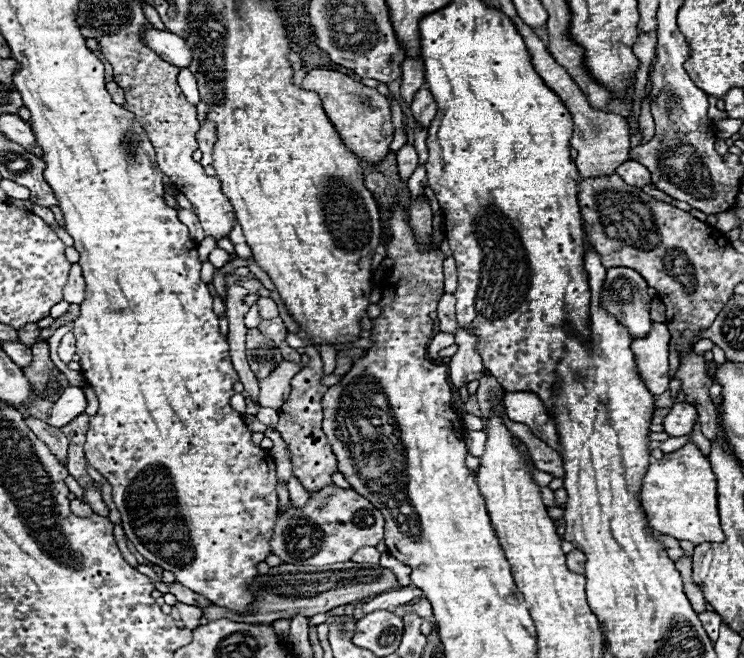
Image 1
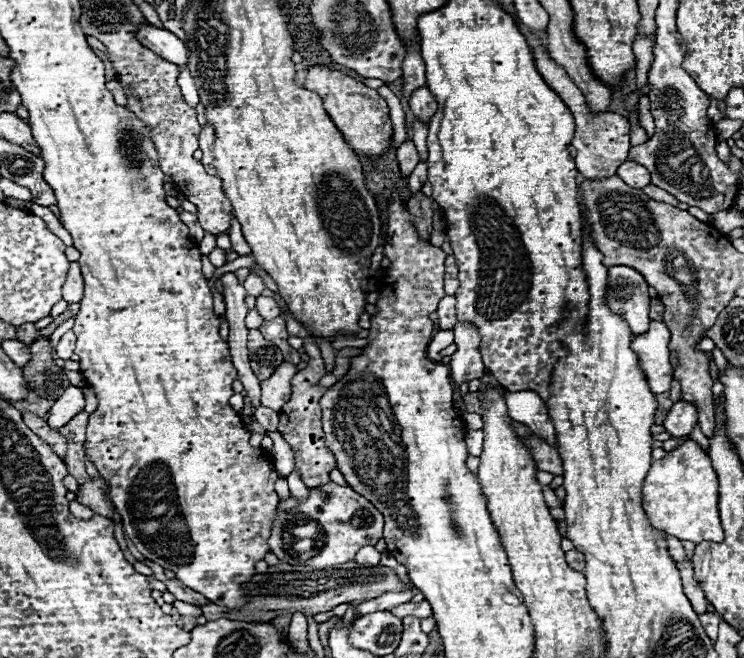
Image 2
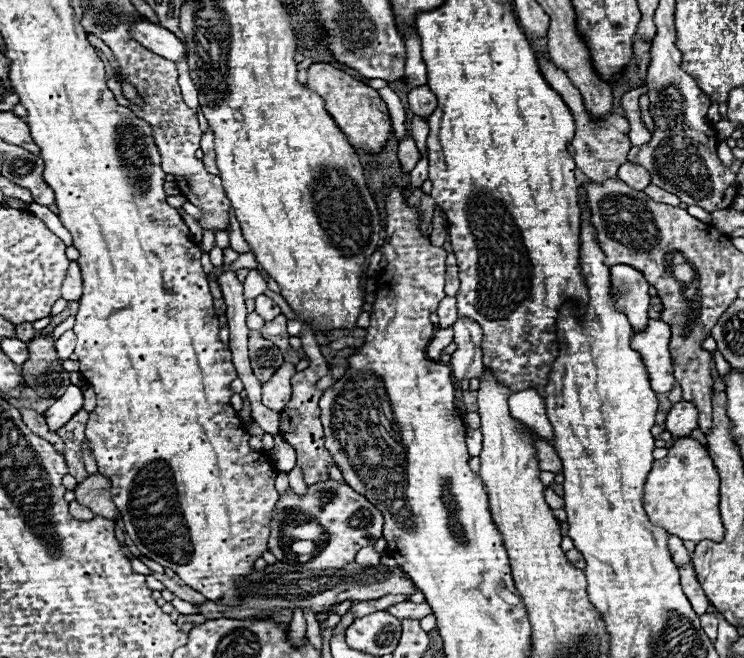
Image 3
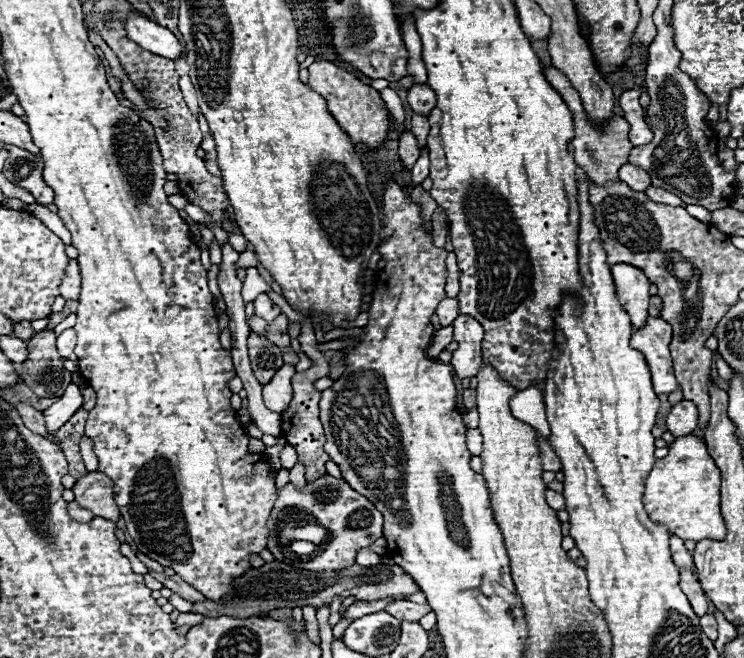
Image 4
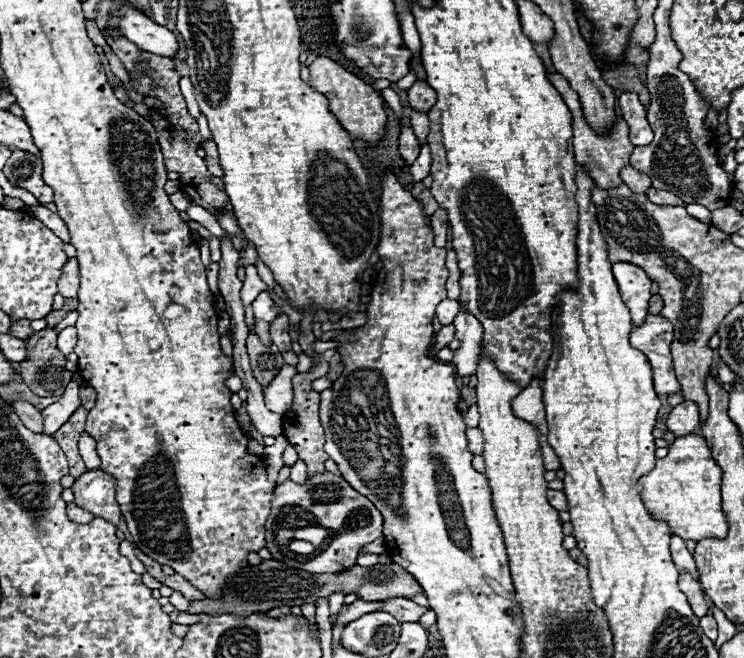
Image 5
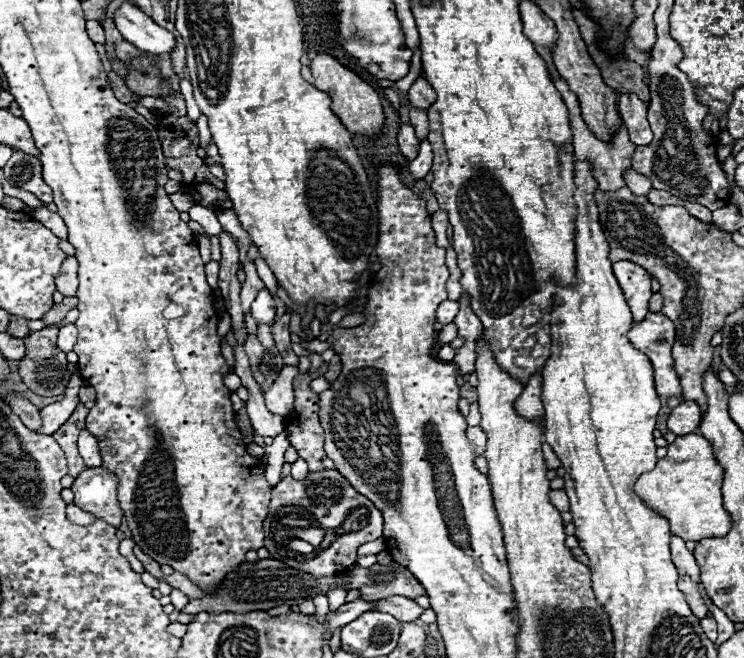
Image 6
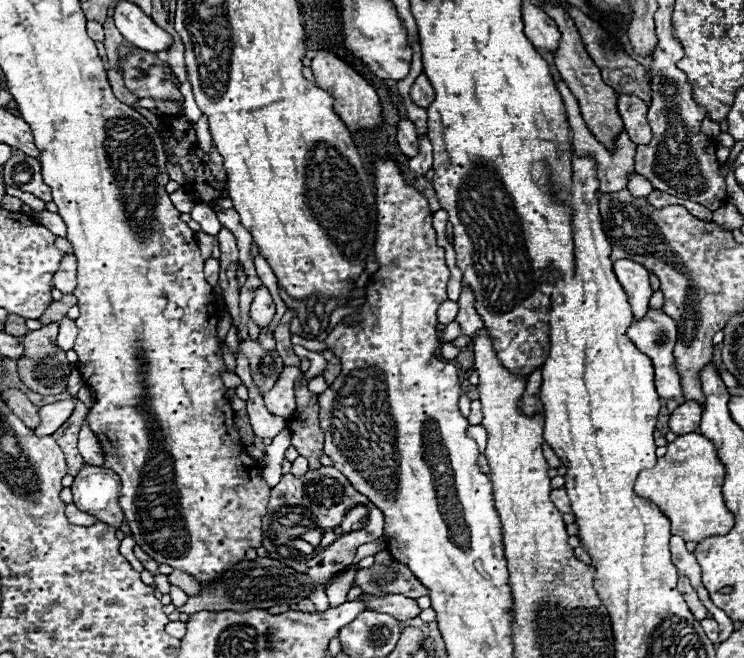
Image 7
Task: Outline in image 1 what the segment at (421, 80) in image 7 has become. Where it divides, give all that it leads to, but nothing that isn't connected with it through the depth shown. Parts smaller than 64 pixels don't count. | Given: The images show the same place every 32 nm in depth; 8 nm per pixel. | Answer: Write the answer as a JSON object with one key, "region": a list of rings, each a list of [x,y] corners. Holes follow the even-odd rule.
{"region":[[[420,88],[420,92],[416,92],[414,102],[412,102],[410,108],[412,108],[416,124],[422,126],[422,128],[430,128],[430,124],[432,124],[432,120],[436,116],[436,102],[434,102],[430,90]]]}

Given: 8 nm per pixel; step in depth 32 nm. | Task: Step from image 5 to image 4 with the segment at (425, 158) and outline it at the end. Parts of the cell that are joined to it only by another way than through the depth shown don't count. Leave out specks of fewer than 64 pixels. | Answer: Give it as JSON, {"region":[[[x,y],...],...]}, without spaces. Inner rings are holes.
{"region":[[[424,150],[418,158],[418,162],[414,164],[414,168],[410,170],[412,172],[412,184],[414,186],[420,186],[426,178],[428,178],[428,166],[430,166],[430,160],[428,160],[428,150]]]}

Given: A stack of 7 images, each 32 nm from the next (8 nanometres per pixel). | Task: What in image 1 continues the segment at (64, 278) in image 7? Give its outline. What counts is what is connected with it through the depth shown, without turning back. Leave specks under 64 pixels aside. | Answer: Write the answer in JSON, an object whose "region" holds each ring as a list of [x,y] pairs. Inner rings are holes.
{"region":[[[72,264],[70,278],[68,278],[68,284],[64,288],[64,300],[70,304],[82,304],[84,296],[86,296],[86,284],[82,278],[82,270],[78,264]]]}

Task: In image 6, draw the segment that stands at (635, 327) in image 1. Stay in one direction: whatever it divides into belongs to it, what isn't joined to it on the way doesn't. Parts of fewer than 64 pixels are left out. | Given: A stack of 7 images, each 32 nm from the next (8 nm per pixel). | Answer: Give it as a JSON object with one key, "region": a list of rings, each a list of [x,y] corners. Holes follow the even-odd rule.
{"region":[[[616,262],[614,264],[614,276],[622,288],[622,294],[632,310],[634,322],[642,322],[648,314],[648,300],[652,296],[650,292],[650,274],[632,262]]]}

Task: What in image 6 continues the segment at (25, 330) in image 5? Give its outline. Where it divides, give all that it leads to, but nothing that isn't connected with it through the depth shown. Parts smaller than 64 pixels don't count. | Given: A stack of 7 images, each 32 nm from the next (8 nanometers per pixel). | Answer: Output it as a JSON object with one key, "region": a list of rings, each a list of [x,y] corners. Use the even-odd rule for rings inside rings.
{"region":[[[12,318],[12,320],[10,320],[10,324],[8,324],[8,334],[16,336],[16,338],[24,338],[26,334],[30,334],[28,320],[22,320],[22,318]]]}

